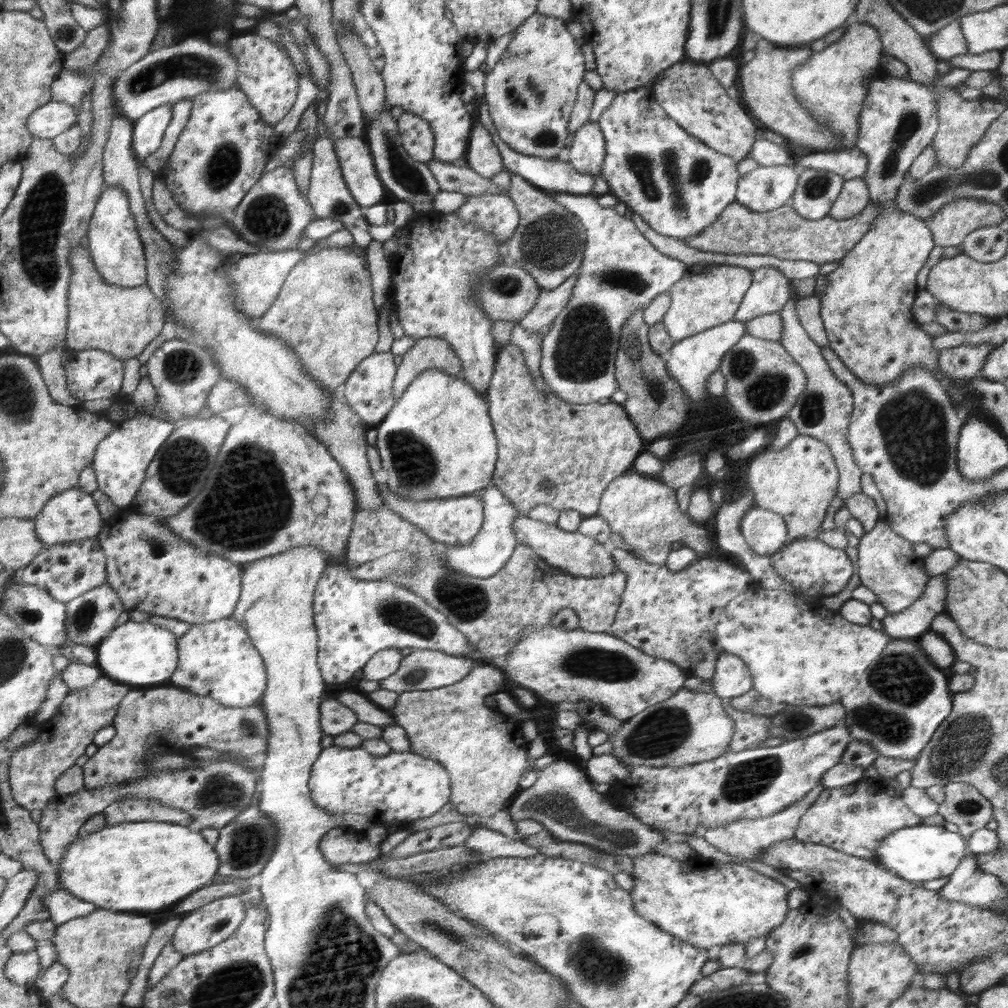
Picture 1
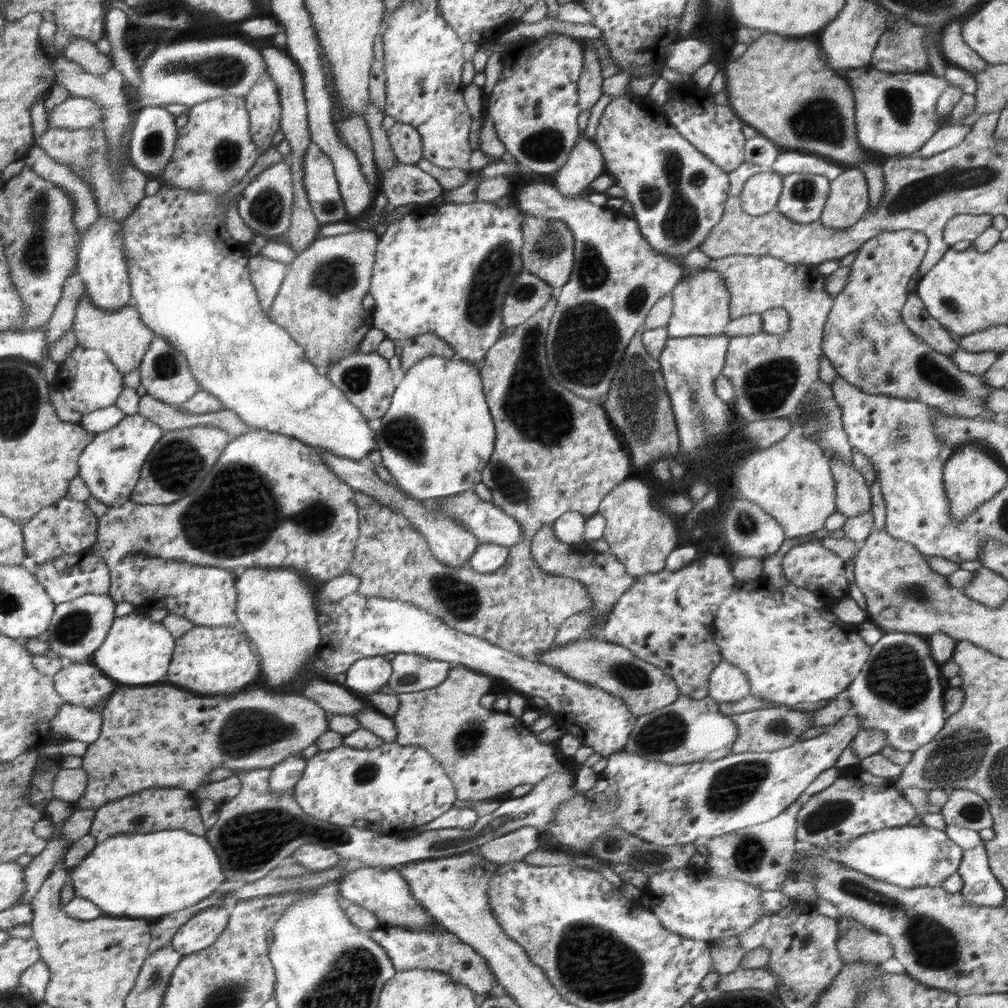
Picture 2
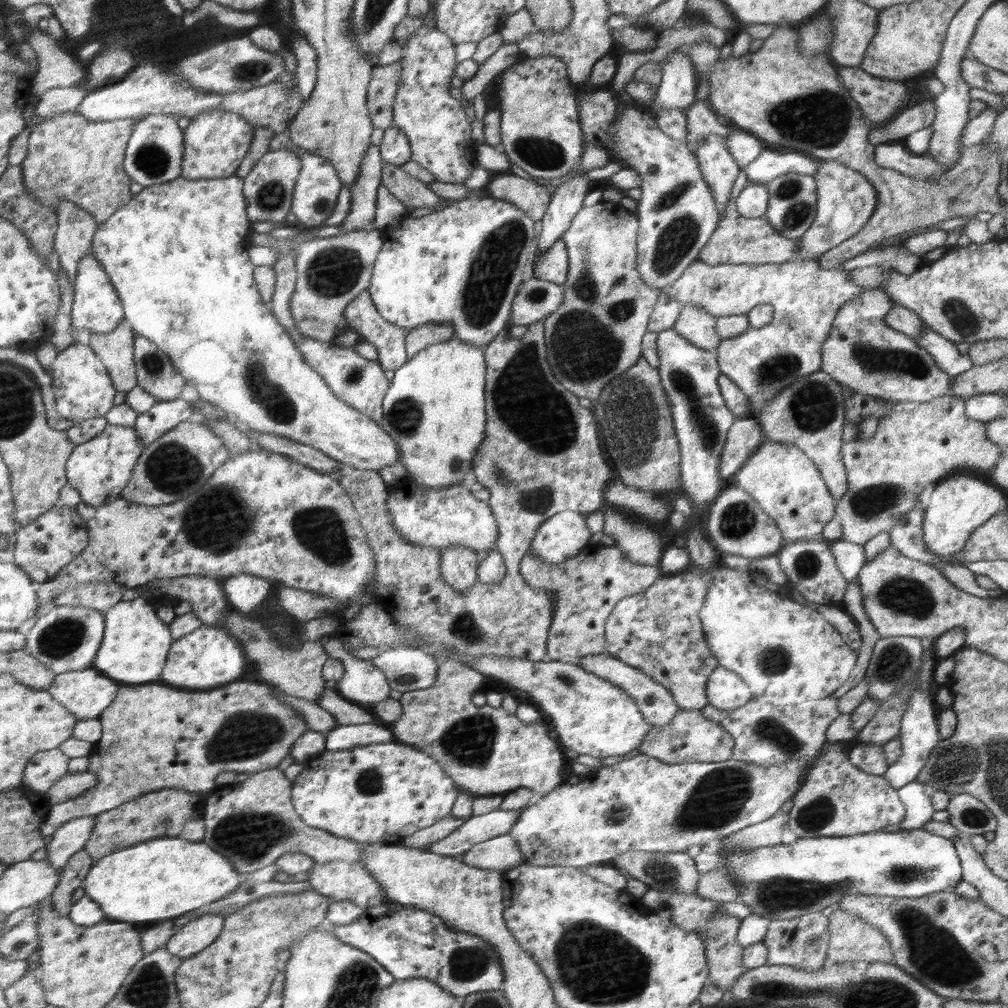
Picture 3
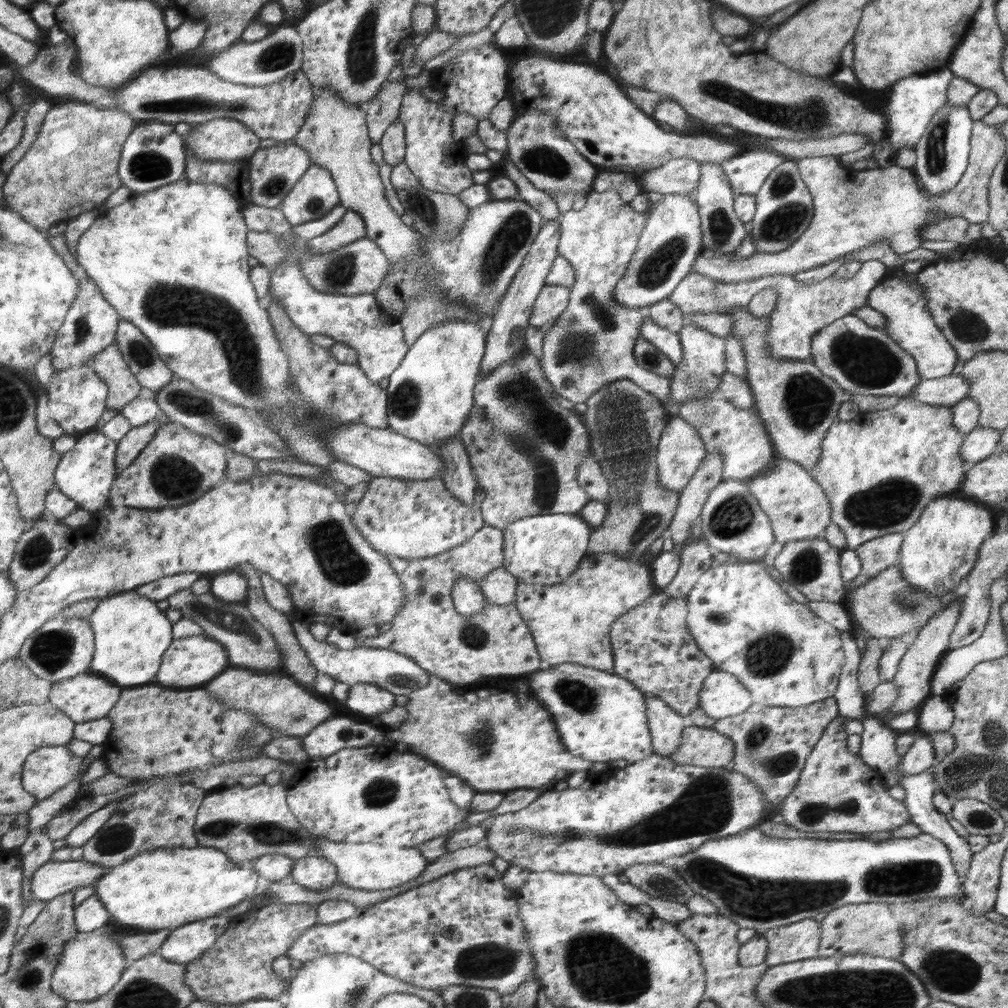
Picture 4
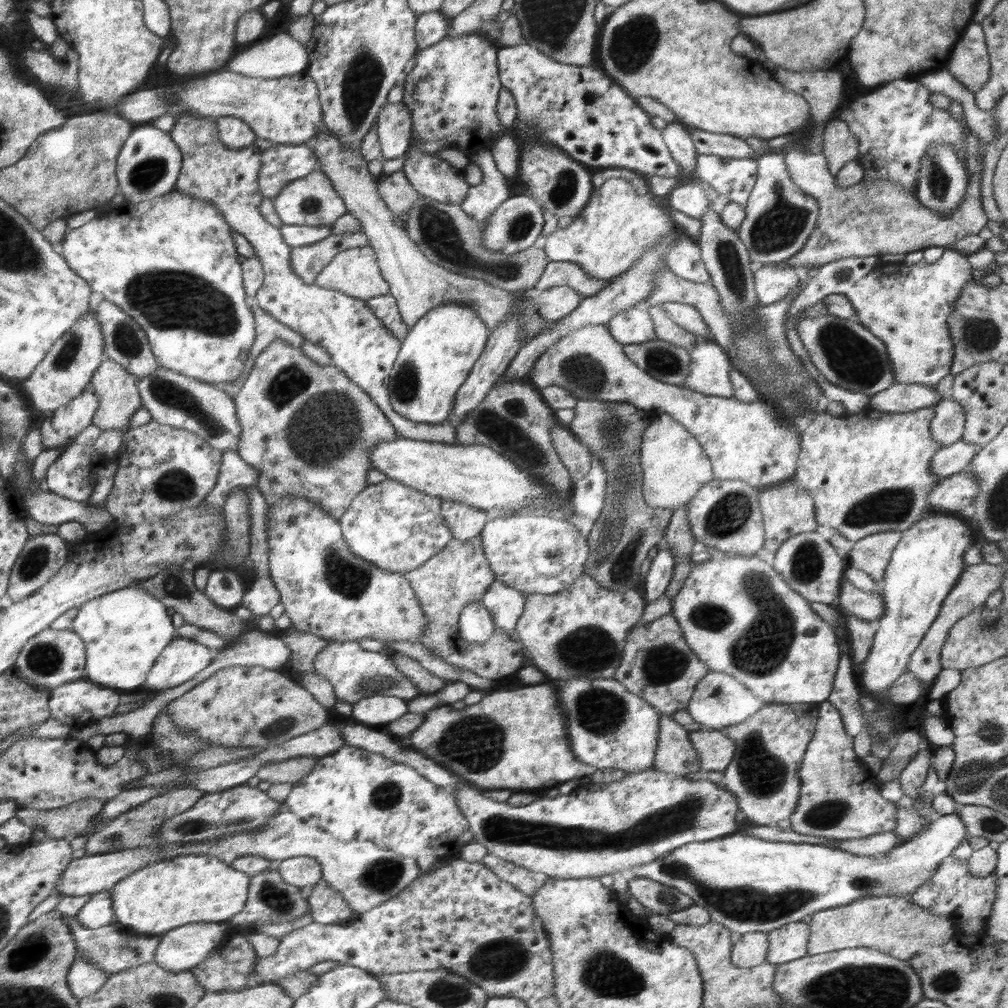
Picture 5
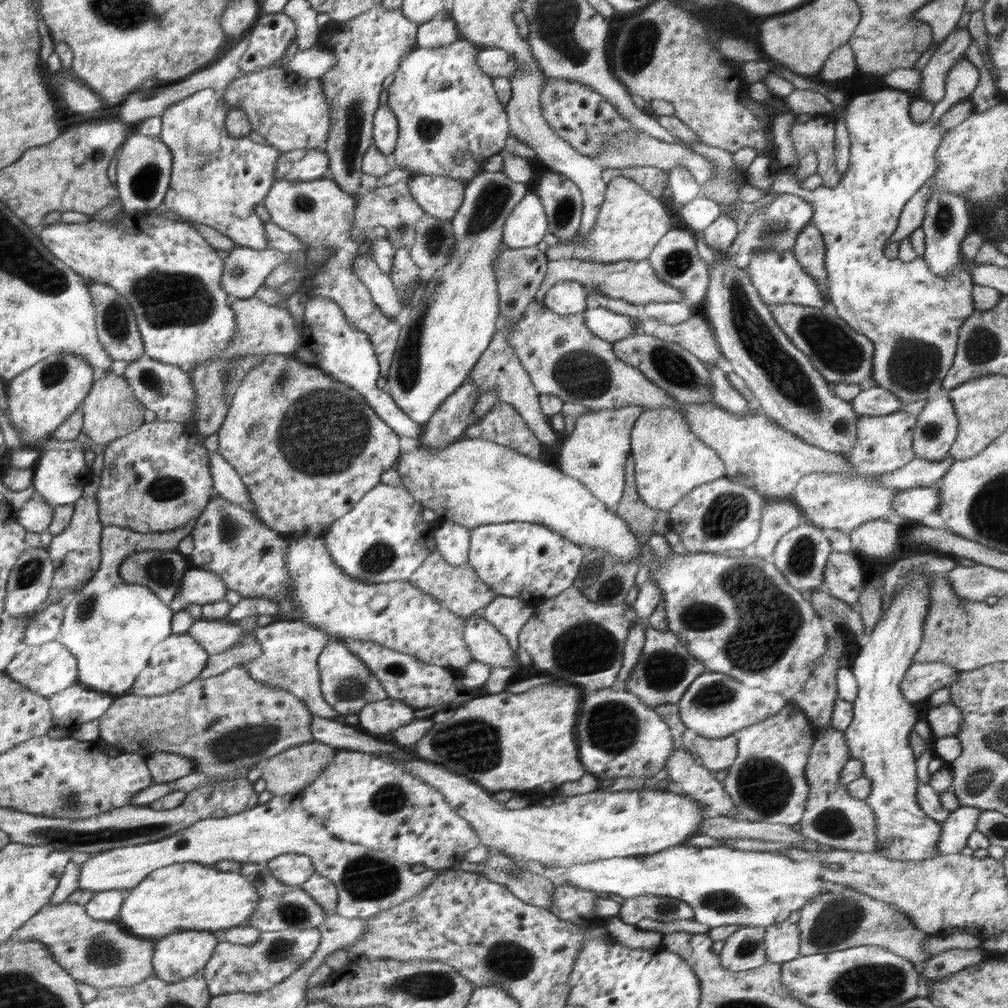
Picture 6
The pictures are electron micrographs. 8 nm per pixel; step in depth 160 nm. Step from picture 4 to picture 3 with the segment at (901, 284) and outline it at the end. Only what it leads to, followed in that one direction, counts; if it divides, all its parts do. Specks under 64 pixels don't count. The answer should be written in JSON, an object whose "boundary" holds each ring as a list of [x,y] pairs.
{"boundary":[[[924,325],[921,330],[923,330],[921,337],[916,338],[915,341],[932,355],[938,369],[955,377],[974,368],[970,356],[962,355],[951,340],[934,332],[928,325]]]}

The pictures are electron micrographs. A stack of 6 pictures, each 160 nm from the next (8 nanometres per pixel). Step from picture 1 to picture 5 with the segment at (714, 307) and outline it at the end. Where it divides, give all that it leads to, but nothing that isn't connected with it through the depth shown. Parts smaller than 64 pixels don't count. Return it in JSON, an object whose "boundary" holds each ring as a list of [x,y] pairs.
{"boundary":[[[705,339],[690,350],[690,369],[682,387],[712,397],[730,398],[734,389],[729,375],[734,368],[728,351],[714,340]]]}

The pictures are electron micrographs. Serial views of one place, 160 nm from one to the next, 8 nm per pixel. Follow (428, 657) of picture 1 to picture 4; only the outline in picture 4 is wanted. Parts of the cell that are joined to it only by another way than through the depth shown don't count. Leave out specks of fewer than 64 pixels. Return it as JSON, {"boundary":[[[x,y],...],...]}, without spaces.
{"boundary":[[[295,620],[295,635],[299,645],[304,649],[311,665],[321,673],[331,676],[335,682],[343,682],[348,686],[354,686],[360,682],[375,684],[384,690],[392,691],[395,696],[410,696],[416,690],[424,688],[430,684],[431,675],[424,670],[413,658],[406,654],[400,654],[395,650],[365,647],[359,644],[352,650],[342,650],[336,645],[320,642],[315,639],[308,628],[309,624]]]}

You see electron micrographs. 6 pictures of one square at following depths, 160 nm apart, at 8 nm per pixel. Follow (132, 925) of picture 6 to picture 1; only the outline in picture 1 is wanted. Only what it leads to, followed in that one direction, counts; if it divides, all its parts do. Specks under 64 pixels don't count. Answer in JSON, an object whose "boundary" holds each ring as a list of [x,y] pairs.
{"boundary":[[[120,822],[72,841],[59,865],[62,888],[116,912],[170,908],[210,884],[218,857],[198,830],[175,822]]]}

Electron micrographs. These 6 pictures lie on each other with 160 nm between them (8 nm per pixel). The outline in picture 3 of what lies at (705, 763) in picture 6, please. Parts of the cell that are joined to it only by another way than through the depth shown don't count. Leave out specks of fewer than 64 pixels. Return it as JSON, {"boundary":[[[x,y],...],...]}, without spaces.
{"boundary":[[[682,709],[668,726],[651,726],[638,751],[657,758],[665,764],[681,764],[683,762],[725,762],[731,758],[735,746],[734,738],[722,729],[722,725],[710,721],[702,715],[700,709]]]}

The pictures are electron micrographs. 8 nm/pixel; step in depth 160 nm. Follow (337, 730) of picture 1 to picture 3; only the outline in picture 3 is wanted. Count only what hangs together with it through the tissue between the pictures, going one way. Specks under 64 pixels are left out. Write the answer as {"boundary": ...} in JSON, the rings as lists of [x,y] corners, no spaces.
{"boundary":[[[161,681],[152,682],[150,684],[144,683],[140,686],[124,686],[117,690],[117,695],[114,701],[99,715],[98,720],[101,723],[101,738],[98,743],[93,744],[93,748],[89,757],[91,758],[90,765],[88,765],[88,772],[92,772],[98,780],[98,785],[91,788],[77,796],[75,799],[70,799],[66,803],[58,803],[51,805],[48,813],[48,820],[39,826],[39,834],[42,837],[51,836],[55,834],[61,826],[67,824],[69,820],[82,817],[95,817],[98,814],[106,813],[109,810],[123,805],[124,802],[131,801],[133,798],[142,797],[144,794],[151,793],[152,791],[160,789],[182,789],[190,792],[203,793],[206,796],[216,788],[215,780],[222,772],[235,772],[235,773],[259,773],[267,769],[272,769],[278,766],[279,762],[292,752],[292,748],[304,734],[308,732],[308,724],[302,719],[302,715],[294,708],[280,703],[279,698],[275,696],[276,688],[268,684],[258,684],[255,682],[234,681],[227,685],[206,690],[185,690],[170,687],[168,684],[163,684]]]}

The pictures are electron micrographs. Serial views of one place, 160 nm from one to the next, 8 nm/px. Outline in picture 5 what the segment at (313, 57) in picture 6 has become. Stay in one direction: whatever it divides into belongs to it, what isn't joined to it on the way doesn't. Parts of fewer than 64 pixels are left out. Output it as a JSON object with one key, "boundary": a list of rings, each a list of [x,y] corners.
{"boundary":[[[278,32],[266,40],[258,40],[258,43],[237,53],[226,66],[226,70],[238,74],[257,76],[262,78],[291,77],[304,72],[310,61],[307,47],[294,40],[288,32]]]}

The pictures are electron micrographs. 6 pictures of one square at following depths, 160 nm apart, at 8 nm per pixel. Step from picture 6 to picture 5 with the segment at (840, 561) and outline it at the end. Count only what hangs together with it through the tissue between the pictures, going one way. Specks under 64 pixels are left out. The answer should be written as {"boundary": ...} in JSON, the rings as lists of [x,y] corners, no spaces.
{"boundary":[[[844,562],[843,577],[840,583],[840,592],[836,598],[836,605],[842,607],[842,612],[850,613],[859,619],[878,621],[883,617],[884,601],[881,591],[864,592],[856,588],[846,577],[848,562]]]}

